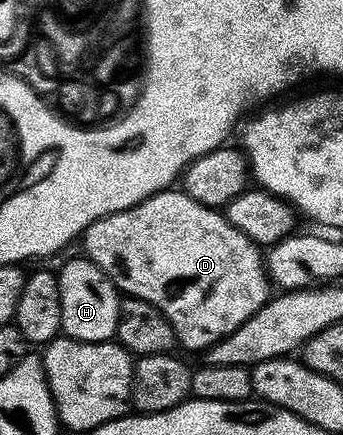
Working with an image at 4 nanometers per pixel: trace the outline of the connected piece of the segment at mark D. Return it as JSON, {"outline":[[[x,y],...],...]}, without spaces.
{"outline":[[[181,188],[161,190],[158,194],[145,198],[131,208],[109,214],[107,217],[98,220],[98,222],[91,223],[85,229],[83,247],[89,261],[97,265],[113,281],[114,286],[117,287],[122,295],[138,298],[139,300],[147,300],[155,308],[159,308],[161,315],[169,321],[171,328],[177,334],[178,343],[182,347],[185,345],[189,350],[198,350],[198,352],[208,350],[216,342],[223,340],[231,332],[235,332],[235,328],[239,328],[239,324],[243,324],[255,312],[259,312],[259,308],[269,301],[271,297],[271,279],[266,259],[263,257],[262,247],[258,246],[256,242],[253,242],[247,236],[243,236],[243,232],[239,232],[239,228],[235,228],[235,224],[228,222],[220,209],[199,204],[199,200],[191,200],[191,196],[187,196],[184,189]]]}

